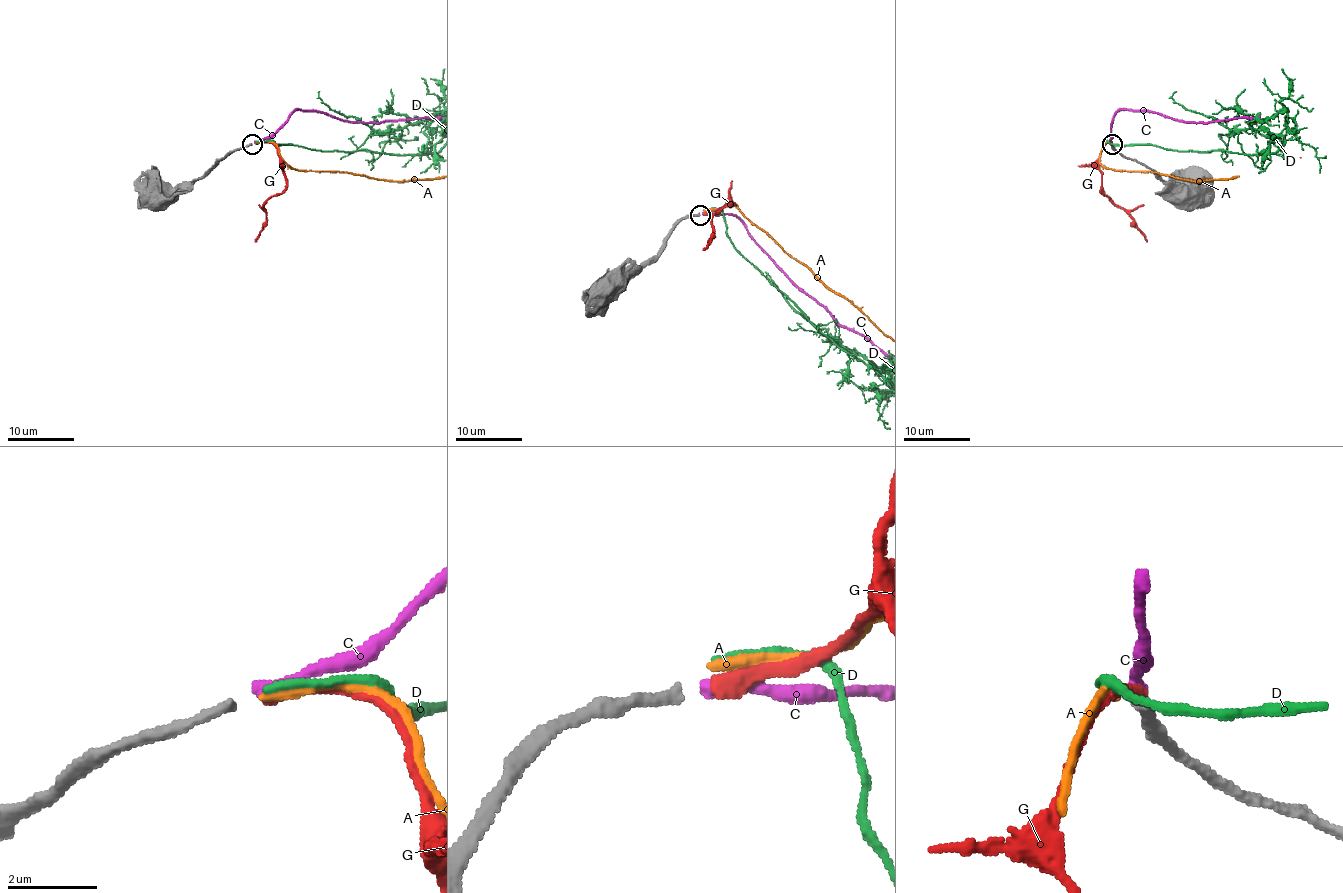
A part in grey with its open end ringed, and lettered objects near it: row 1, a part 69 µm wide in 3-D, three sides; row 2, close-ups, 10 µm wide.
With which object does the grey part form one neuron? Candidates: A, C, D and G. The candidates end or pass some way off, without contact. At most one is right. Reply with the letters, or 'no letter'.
G

